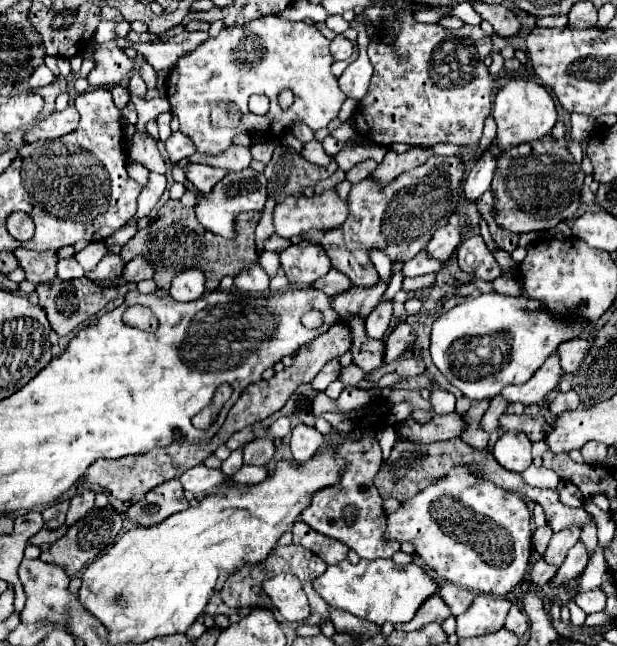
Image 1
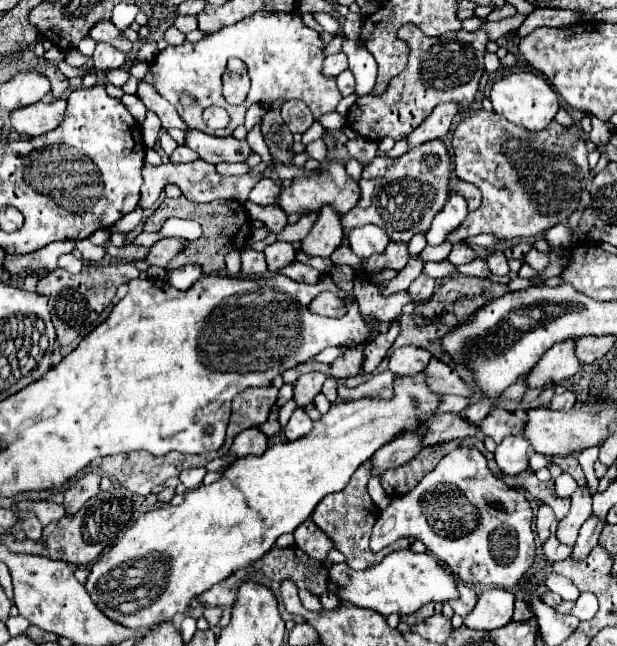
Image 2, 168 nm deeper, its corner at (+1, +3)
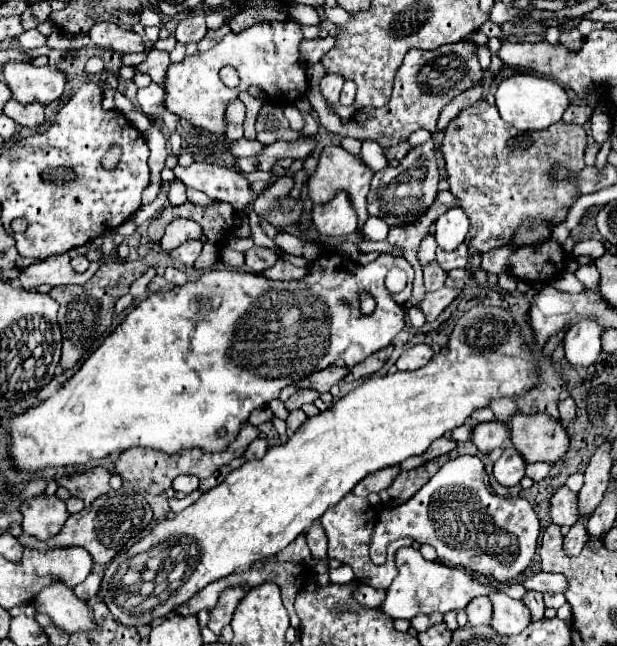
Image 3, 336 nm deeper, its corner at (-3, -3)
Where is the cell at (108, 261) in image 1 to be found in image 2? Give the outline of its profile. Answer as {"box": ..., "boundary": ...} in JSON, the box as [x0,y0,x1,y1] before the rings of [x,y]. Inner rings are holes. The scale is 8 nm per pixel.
{"box":[107,245,147,263],"boundary":[[[107,245],[107,253],[109,253],[109,257],[121,257],[123,261],[131,261],[131,263],[135,263],[135,261],[141,261],[145,255],[147,255],[147,247],[139,247],[139,245],[125,245],[125,247],[115,247],[115,245]]]}

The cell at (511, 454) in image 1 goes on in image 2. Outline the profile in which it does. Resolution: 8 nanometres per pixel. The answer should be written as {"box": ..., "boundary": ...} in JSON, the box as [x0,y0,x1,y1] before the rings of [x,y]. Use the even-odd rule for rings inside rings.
{"box":[495,437,531,475],"boundary":[[[505,437],[495,449],[495,461],[505,475],[523,473],[529,467],[531,443],[525,437]]]}

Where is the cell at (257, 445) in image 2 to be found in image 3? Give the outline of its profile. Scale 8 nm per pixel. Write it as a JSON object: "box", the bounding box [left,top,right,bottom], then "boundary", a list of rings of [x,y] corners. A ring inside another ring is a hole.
{"box":[243,439,269,461],"boundary":[[[255,439],[255,441],[247,447],[247,451],[243,453],[243,457],[245,457],[247,461],[251,461],[251,459],[261,459],[261,457],[267,453],[267,449],[269,449],[269,445],[267,445],[265,439]]]}

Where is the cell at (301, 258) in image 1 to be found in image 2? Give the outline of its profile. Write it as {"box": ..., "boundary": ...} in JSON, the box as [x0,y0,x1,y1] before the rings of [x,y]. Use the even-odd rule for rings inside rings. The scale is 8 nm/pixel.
{"box":[301,207,343,257],"boundary":[[[323,207],[317,223],[311,227],[309,235],[301,243],[301,251],[307,257],[329,257],[341,243],[343,227],[341,217],[329,207]]]}

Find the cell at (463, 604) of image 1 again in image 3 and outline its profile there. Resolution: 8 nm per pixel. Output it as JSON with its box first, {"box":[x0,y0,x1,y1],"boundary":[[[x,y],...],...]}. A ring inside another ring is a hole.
{"box":[467,597,493,625],"boundary":[[[475,597],[469,605],[467,605],[467,615],[469,615],[469,623],[471,625],[489,625],[491,623],[491,615],[493,615],[493,607],[489,597]]]}

